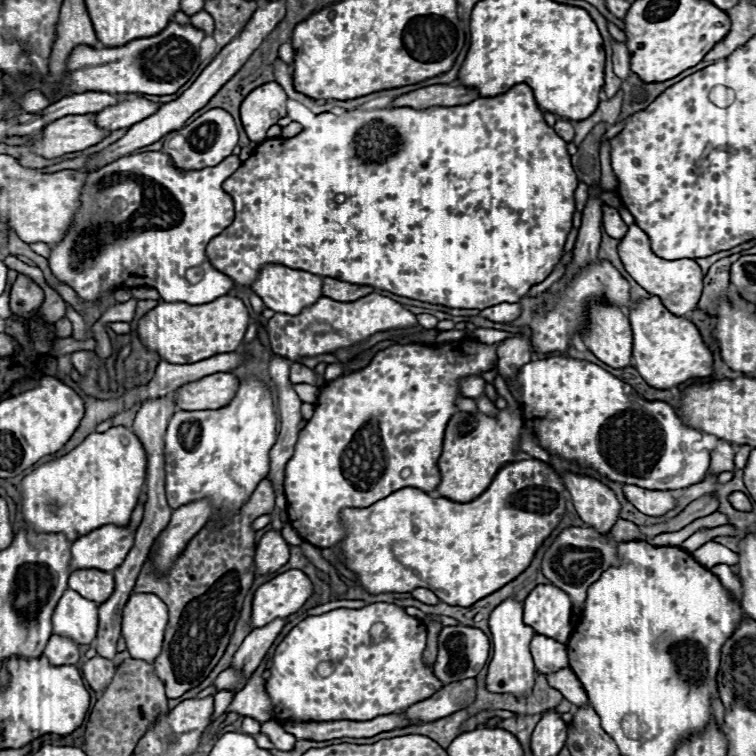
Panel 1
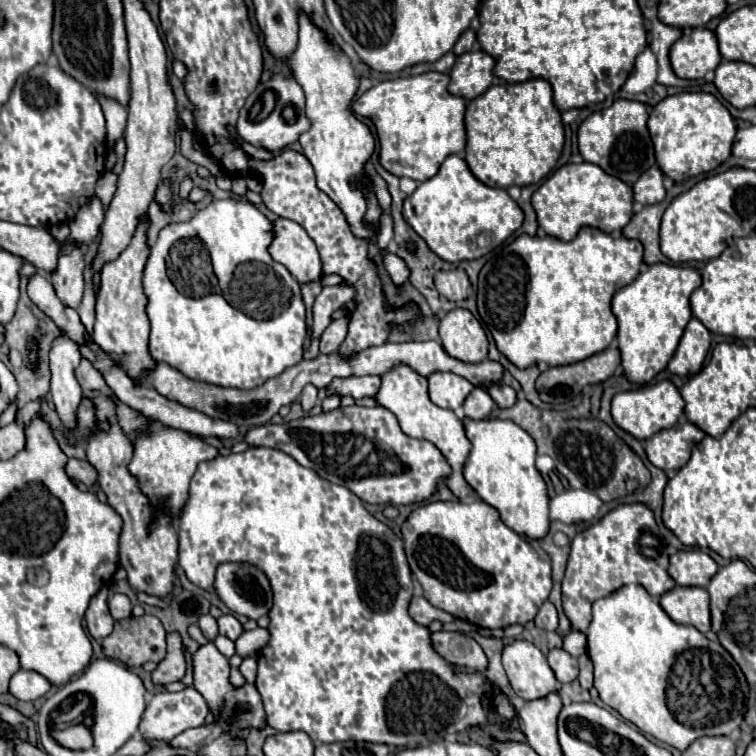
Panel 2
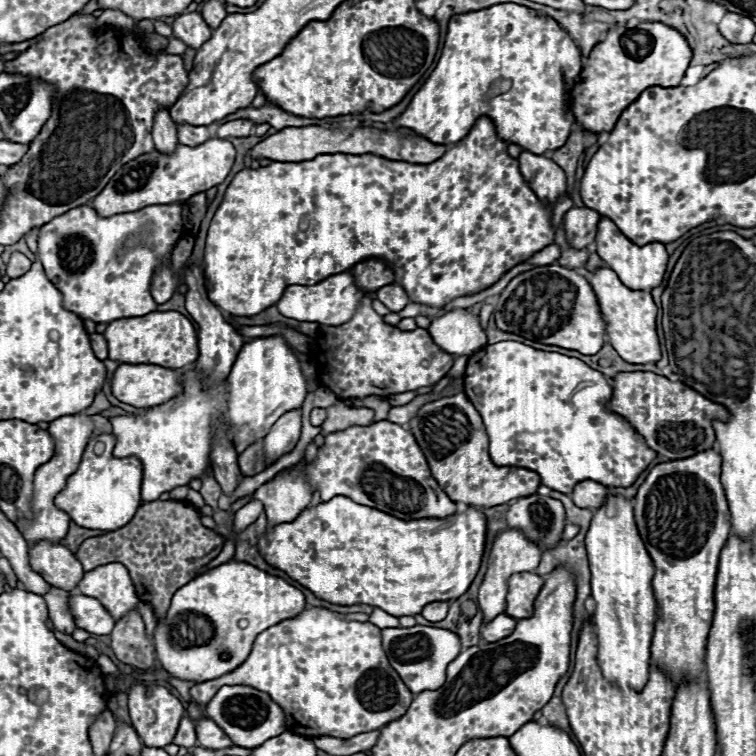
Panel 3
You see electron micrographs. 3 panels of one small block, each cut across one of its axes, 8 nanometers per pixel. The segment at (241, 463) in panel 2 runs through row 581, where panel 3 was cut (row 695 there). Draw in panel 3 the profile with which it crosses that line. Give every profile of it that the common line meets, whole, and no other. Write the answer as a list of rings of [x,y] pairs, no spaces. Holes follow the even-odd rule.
[[[308,608],[300,612],[296,618],[284,620],[260,632],[260,636],[256,636],[254,640],[254,648],[250,656],[236,670],[216,680],[194,684],[190,688],[192,704],[206,706],[222,686],[234,686],[234,684],[252,686],[256,690],[266,692],[284,710],[286,730],[308,738],[332,736],[346,740],[362,732],[378,730],[390,724],[392,720],[398,720],[414,700],[414,694],[406,688],[406,684],[400,680],[396,670],[388,664],[388,658],[382,650],[380,628],[368,622],[340,620],[336,618],[334,612],[326,608]]]

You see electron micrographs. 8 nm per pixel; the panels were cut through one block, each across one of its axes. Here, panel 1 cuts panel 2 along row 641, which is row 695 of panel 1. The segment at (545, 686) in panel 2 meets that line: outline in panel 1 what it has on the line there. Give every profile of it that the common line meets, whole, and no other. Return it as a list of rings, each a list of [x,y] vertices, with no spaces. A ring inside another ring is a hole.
[[[506,598],[502,600],[490,614],[488,618],[488,626],[492,632],[492,660],[488,666],[488,674],[486,674],[486,690],[492,694],[514,694],[514,696],[526,696],[532,686],[534,686],[534,678],[536,678],[536,670],[534,670],[534,662],[530,656],[530,640],[536,636],[536,632],[532,628],[528,628],[522,622],[522,602],[514,600],[514,598]]]

